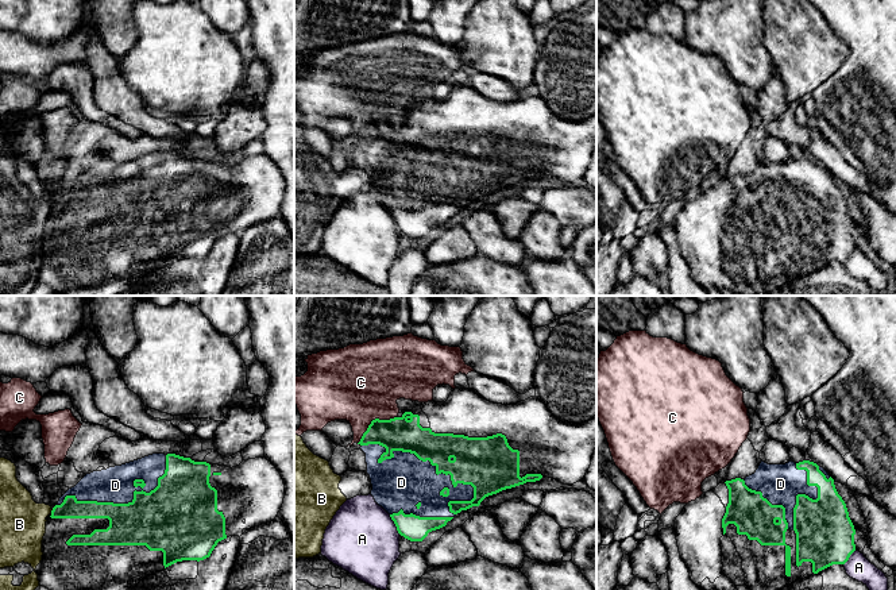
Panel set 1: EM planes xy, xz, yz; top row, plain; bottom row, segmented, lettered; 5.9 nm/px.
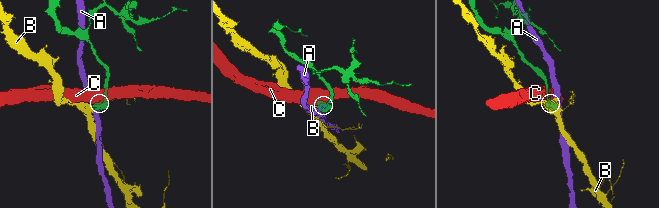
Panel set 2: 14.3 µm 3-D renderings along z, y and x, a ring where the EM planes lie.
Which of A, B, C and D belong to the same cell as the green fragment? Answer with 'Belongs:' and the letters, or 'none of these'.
Belongs: D

